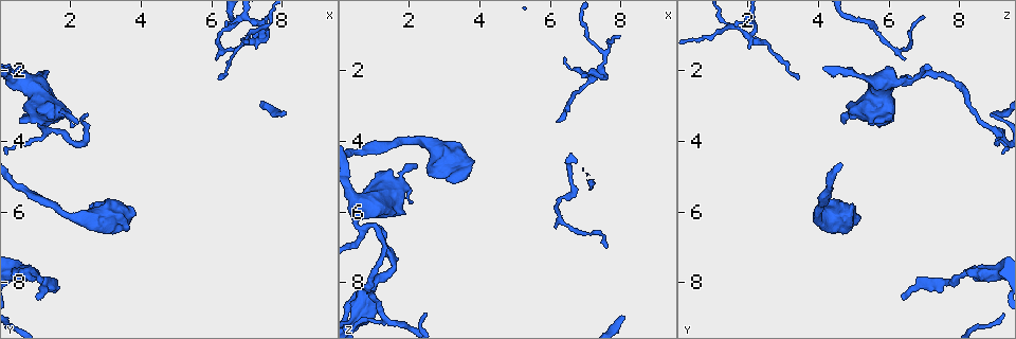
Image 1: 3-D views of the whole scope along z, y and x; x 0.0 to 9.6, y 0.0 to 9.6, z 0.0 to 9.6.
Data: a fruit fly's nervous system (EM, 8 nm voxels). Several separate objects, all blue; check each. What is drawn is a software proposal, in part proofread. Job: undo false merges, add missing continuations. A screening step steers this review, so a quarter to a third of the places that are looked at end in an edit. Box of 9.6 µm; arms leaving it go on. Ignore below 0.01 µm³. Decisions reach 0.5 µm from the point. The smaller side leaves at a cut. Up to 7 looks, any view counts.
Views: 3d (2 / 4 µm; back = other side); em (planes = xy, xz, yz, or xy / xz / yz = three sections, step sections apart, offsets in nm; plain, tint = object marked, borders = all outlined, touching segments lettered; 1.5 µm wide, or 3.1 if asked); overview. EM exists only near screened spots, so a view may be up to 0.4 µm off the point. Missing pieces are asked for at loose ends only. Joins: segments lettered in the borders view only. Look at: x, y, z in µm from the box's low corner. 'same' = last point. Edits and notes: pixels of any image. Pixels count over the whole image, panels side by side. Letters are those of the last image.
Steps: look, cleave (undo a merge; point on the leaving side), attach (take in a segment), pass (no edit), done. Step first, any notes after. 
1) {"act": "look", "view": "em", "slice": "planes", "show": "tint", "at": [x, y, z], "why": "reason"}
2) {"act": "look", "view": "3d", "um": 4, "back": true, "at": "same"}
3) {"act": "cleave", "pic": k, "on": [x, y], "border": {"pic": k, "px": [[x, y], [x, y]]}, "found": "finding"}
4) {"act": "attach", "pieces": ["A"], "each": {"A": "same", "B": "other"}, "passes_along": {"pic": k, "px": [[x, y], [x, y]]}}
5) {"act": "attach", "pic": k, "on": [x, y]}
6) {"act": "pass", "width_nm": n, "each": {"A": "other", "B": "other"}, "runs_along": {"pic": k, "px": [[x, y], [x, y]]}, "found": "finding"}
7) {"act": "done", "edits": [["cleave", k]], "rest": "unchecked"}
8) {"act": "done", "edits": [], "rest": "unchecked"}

{"act": "look", "view": "em", "slice": "planes", "show": "borders", "at": [0.80, 2.25, 6.10], "why": "thin arm on a thick one"}

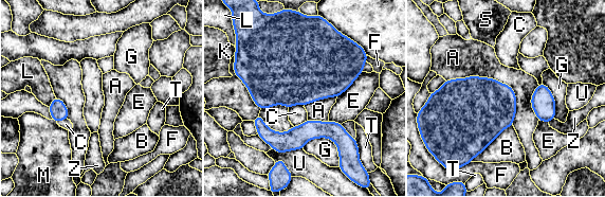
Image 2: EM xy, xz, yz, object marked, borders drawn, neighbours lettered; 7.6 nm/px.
{"act": "pass", "each": {"A": "other", "B": "other", "C": "other", "E": "other", "F": "other", "G": "other", "K": "other", "L": "other", "M": "other", "S": "other", "T": "other", "U": "other", "Z": "other"}, "found": "all the same neuron"}

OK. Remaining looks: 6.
{"act": "look", "view": "em", "slice": "planes", "show": "borders", "at": [6.15, 2.20, 3.45], "why": "thin end"}

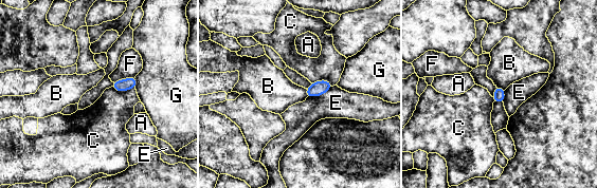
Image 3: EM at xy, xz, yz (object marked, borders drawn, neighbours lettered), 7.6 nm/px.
{"act": "pass", "longest_contact_nm": ["E", 220], "each": {"A": "other", "B": "other", "C": "other", "E": "other", "F": "other", "G": "other"}, "border": {"pic": 3, "px": [[495, 85], [504, 90]]}, "found": "no lettered segment goes on from it"}

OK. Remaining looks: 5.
{"act": "look", "view": "em", "slice": "planes", "show": "borders", "at": [1.05, 8.55, 6.40], "why": "branch stops here"}

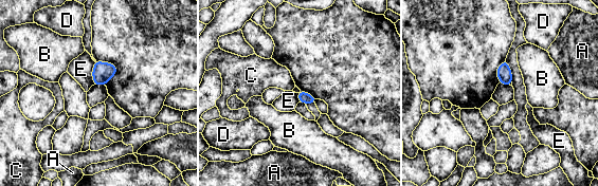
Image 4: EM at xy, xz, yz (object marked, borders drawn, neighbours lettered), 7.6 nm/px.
{"act": "pass", "each": {"A": "other", "B": "other", "C": "other", "D": "other", "E": "other"}, "found": "none of them fits"}

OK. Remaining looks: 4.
{"act": "done", "edits": [], "rest": "unchecked"}

